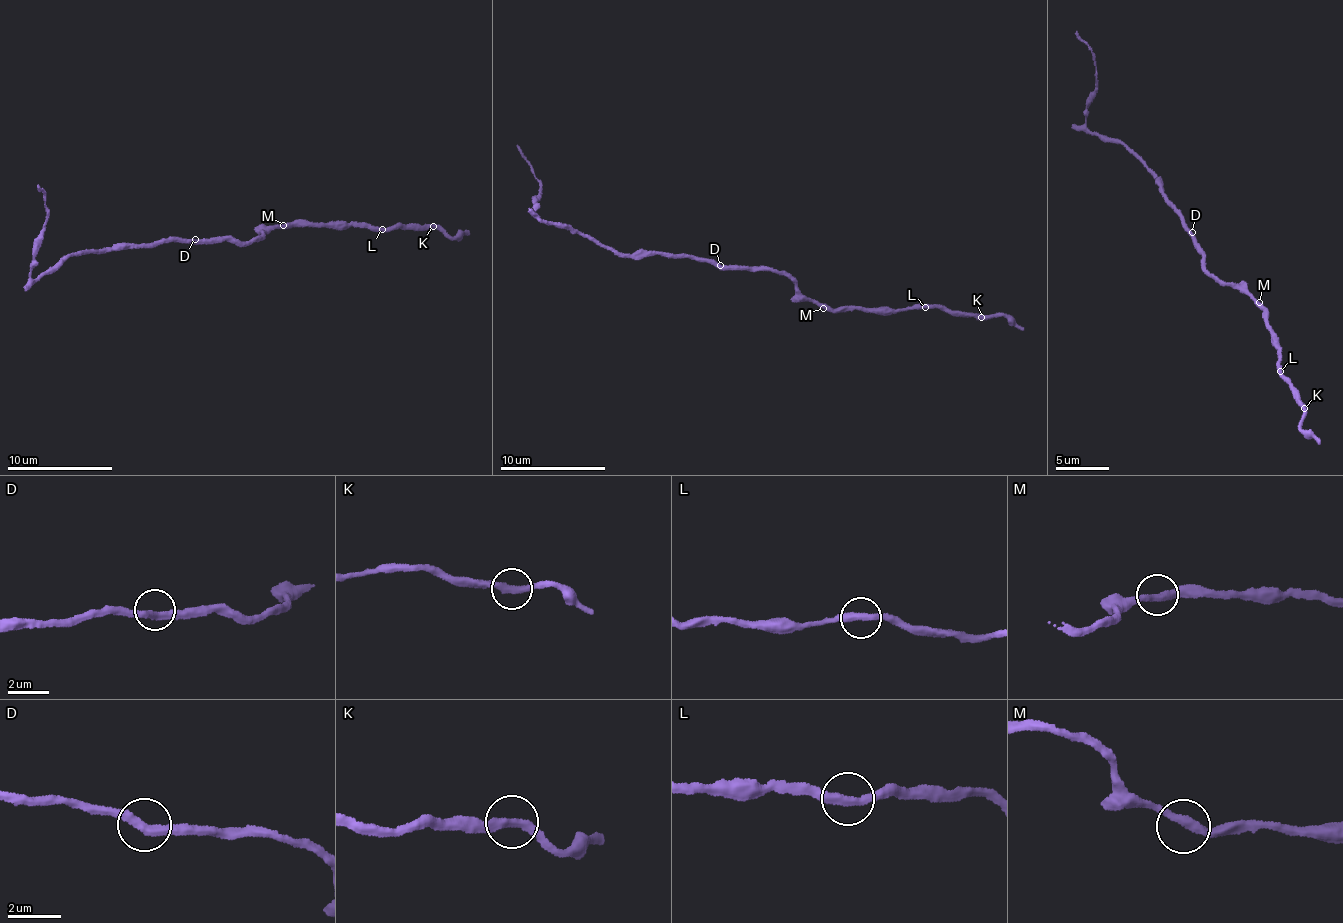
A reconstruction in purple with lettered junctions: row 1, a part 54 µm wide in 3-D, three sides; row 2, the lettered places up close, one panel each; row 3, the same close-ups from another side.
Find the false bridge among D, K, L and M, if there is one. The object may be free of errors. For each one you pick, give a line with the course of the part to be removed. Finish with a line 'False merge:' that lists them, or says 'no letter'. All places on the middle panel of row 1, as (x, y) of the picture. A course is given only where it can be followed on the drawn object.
False merge: no letter

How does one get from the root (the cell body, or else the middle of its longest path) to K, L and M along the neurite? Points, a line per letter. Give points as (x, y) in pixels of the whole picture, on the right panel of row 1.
K: (1191, 235), (1209, 273), (1230, 282), (1264, 310), (1283, 379), (1305, 407)
L: (1191, 235), (1209, 273), (1230, 282), (1264, 310), (1281, 360), (1280, 371)
M: (1191, 235), (1209, 273), (1230, 282), (1259, 302)

